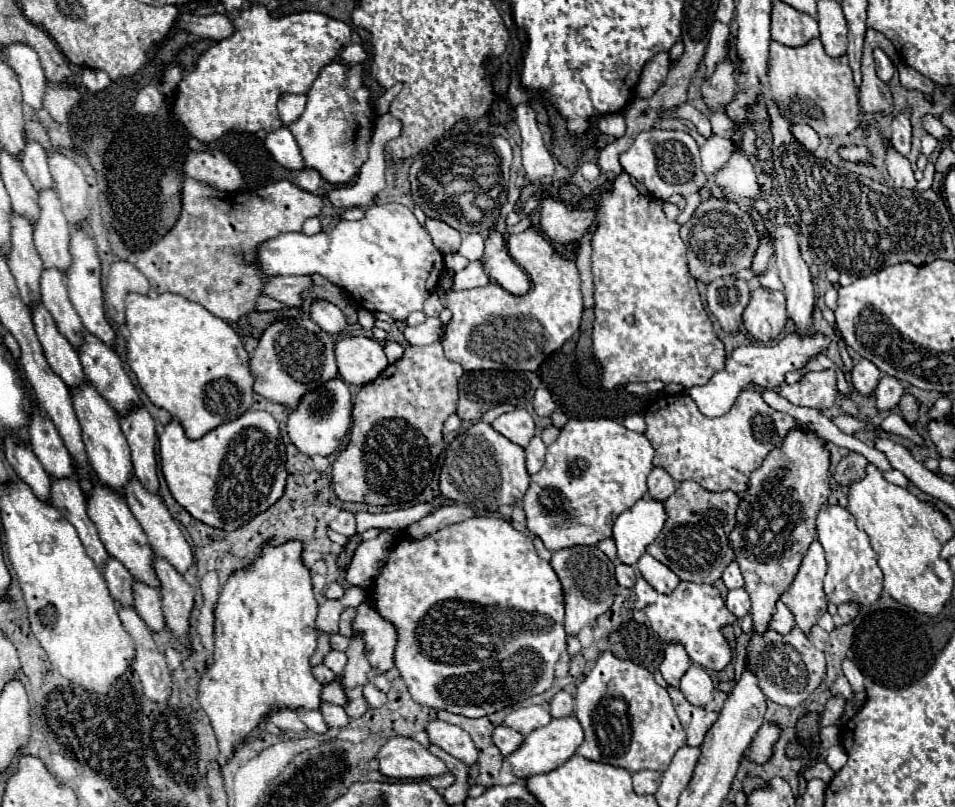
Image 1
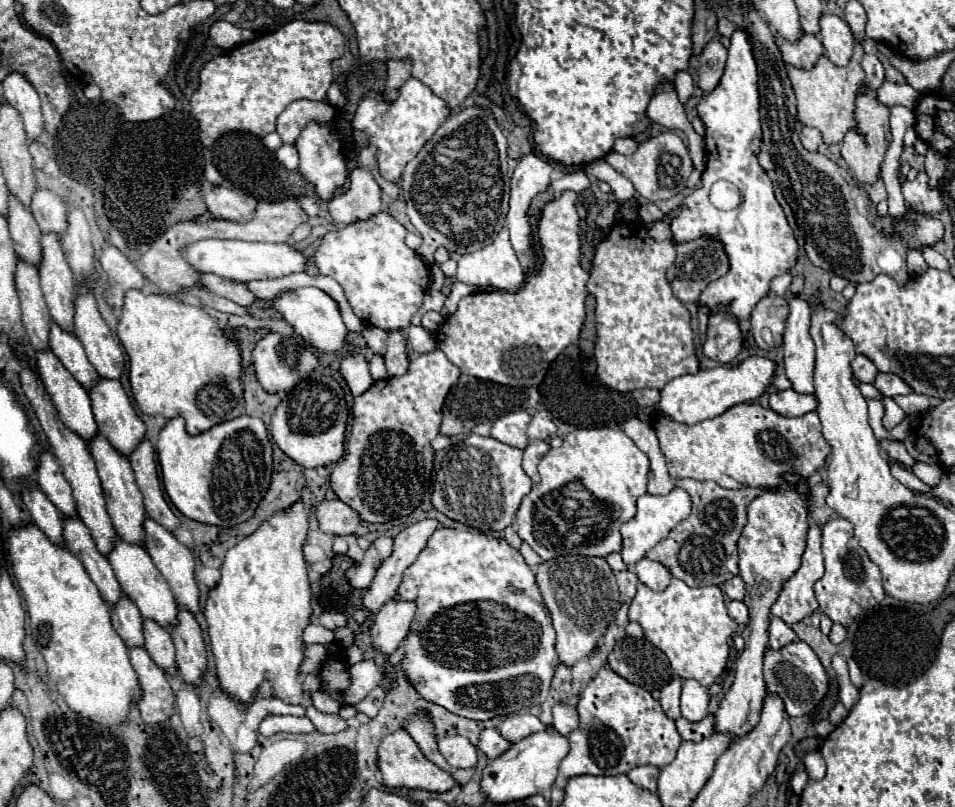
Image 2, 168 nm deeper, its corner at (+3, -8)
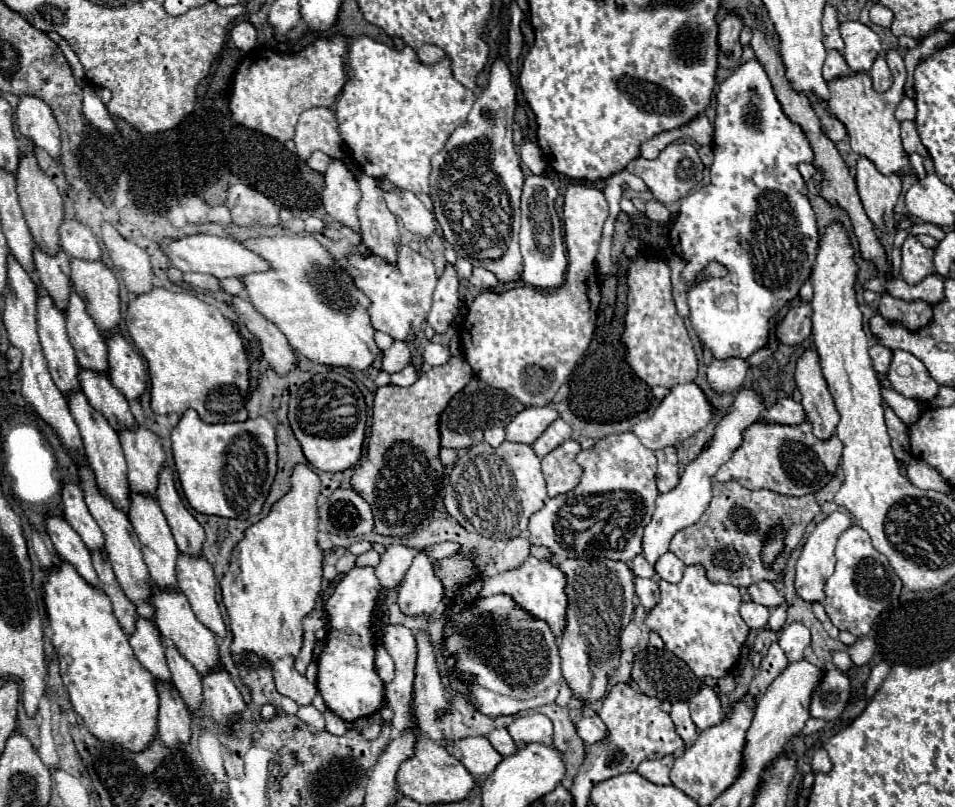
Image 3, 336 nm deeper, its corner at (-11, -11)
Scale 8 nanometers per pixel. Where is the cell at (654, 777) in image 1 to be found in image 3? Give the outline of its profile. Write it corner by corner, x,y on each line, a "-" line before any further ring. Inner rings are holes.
671,754
663,756
663,758
657,758
657,760
645,760
645,762
639,764
637,772
653,784
669,784
671,782
669,780
669,770
673,766
673,760
675,758

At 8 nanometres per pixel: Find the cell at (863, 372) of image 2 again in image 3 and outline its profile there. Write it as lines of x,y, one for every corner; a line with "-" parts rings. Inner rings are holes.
873,344
869,348
869,354
871,354
871,360
873,360
873,368
875,372
887,372
889,370
889,364
891,364
891,358
893,358
893,352
883,346
883,344

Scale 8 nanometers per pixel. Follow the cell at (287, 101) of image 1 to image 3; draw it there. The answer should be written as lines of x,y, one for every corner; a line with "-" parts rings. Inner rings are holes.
311,108
299,118
295,130
297,156
307,160
315,150
329,154
331,158
343,158
343,140
339,138
335,112
331,108

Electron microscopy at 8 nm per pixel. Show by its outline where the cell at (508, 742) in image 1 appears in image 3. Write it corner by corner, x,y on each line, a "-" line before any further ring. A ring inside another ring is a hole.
495,728
495,730
489,734
489,742
493,744
493,748
495,748
501,756
511,756
511,754
517,752
515,742
513,742
513,738
509,736
507,728

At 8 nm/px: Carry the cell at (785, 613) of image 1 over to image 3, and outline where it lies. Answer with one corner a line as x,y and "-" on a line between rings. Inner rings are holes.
793,622
787,628
783,628
779,636
779,646
785,650
789,662
803,660
803,650
809,646
809,642
811,642
809,630
799,622

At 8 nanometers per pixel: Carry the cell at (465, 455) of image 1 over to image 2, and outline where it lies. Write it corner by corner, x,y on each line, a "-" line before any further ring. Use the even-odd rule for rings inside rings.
467,435
453,445
437,473
433,487
433,507
447,517
479,531
503,531
513,523
521,499
531,491
531,479
521,467
523,451
493,437

